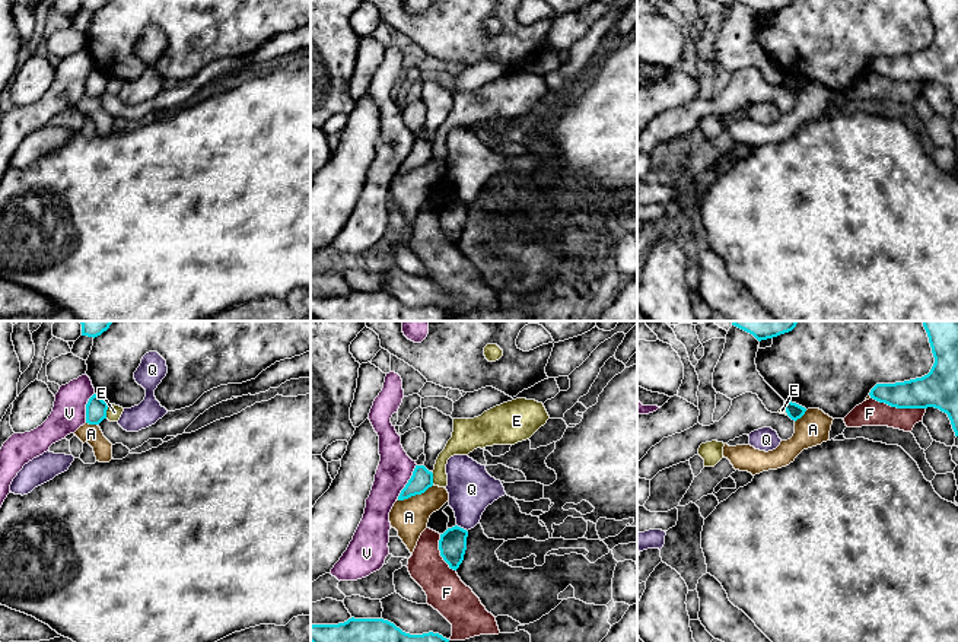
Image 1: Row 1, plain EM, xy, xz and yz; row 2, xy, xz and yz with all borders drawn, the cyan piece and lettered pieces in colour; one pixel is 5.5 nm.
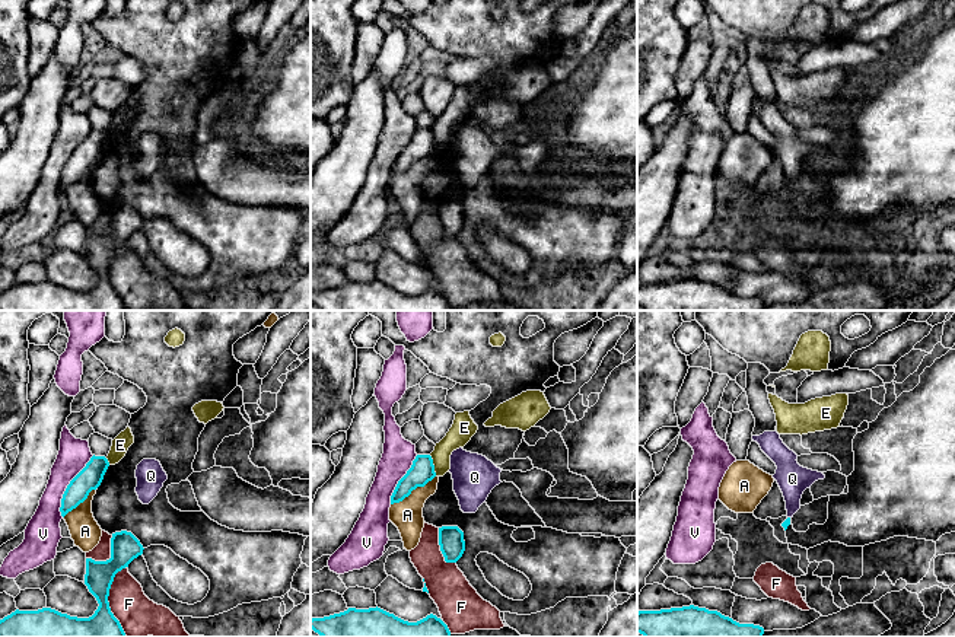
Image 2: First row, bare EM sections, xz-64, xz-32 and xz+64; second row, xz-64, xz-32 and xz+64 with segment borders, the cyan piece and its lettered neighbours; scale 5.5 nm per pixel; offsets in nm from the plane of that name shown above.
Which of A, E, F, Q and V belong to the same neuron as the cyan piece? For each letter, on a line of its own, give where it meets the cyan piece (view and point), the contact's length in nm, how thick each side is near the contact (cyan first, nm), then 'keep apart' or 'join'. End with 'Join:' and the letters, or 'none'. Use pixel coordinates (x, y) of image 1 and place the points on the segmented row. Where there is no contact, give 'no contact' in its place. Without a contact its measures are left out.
A: meets cyan in xz at (414, 495); contact 220 nm long; 120 nm thick on the cyan side, 200 nm on the other; keep apart
E: meets cyan in xy at (105, 412); contact 80 nm long; 110 nm thick on the cyan side, 80 nm on the other; keep apart
F: meets cyan in yz at (898, 407); contact 320 nm long; 200 nm thick on the cyan side, 140 nm on the other; keep apart
Q: meets cyan in xz at (462, 528); contact 80 nm long; 160 nm thick on the cyan side, 260 nm on the other; keep apart
V: meets cyan in xz at (409, 482); contact 220 nm long; 120 nm thick on the cyan side, 190 nm on the other; keep apart
Join: none

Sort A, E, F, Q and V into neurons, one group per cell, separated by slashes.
A / E / F / Q / V

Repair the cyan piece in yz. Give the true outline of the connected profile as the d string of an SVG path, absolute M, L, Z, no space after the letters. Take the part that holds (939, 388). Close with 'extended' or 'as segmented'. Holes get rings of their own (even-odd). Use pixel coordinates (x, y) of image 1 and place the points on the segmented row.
M923 321L935 363L922 378L876 384L871 398L897 409L935 407L946 413L958 436L958 321Z; as segmented

